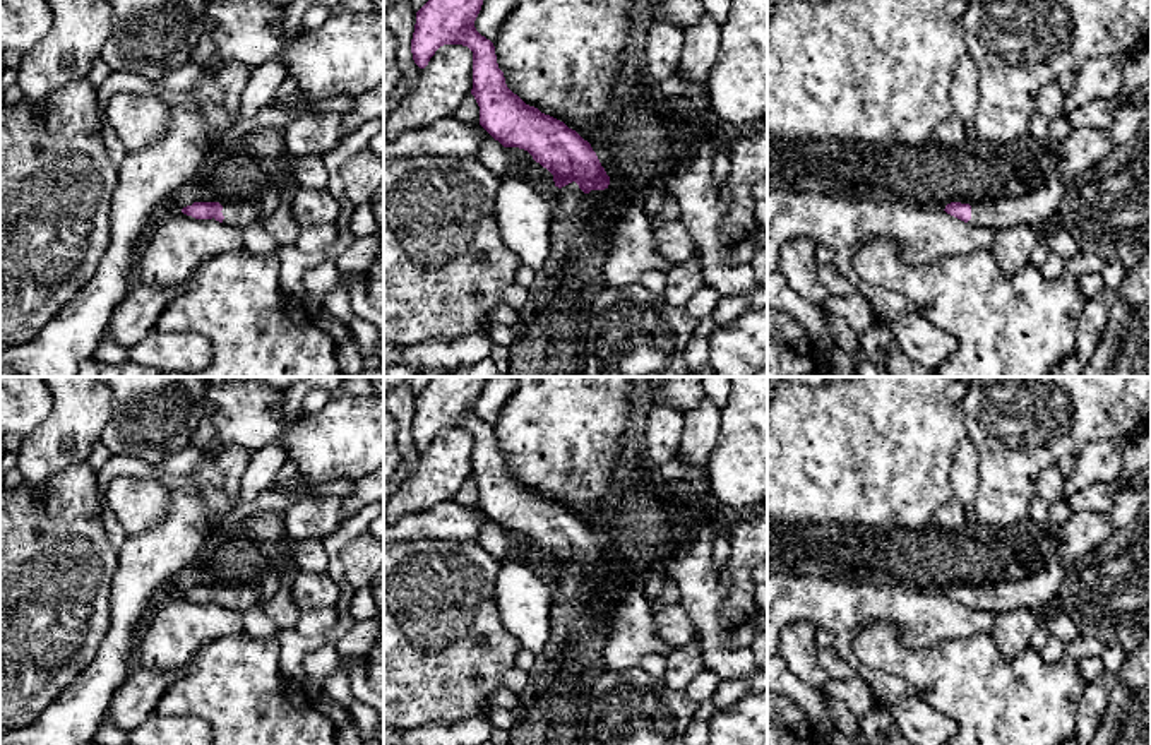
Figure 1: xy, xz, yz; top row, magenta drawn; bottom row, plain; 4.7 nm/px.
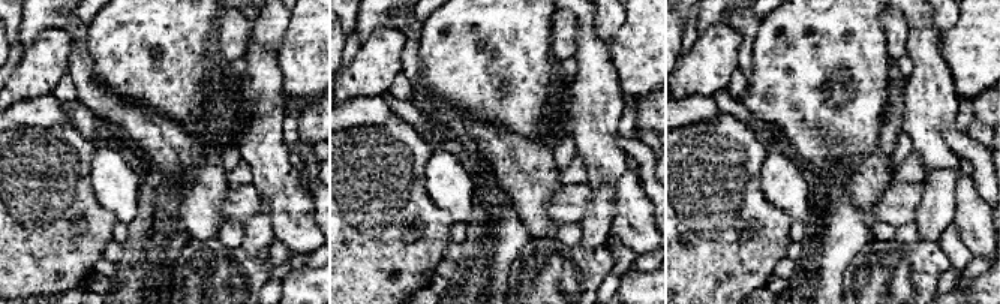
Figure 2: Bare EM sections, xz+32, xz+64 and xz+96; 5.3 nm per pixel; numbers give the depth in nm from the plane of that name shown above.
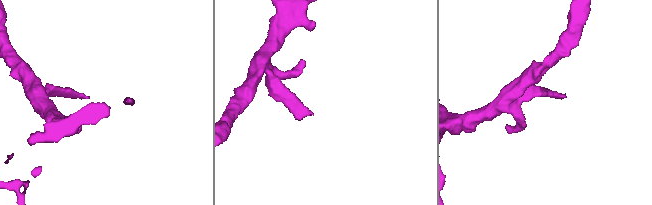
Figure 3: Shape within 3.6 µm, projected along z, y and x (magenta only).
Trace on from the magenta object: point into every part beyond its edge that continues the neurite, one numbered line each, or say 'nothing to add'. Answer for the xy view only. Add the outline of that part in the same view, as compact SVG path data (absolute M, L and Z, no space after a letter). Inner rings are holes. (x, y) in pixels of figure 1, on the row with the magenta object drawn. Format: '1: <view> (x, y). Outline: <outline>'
1: xy (242, 213). Outline: M242 199L233 202L219 202L223 206L223 223L245 228L260 219L260 199Z

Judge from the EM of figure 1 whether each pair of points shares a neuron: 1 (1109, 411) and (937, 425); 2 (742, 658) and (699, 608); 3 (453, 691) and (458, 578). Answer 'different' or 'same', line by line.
1: different
2: same
3: same

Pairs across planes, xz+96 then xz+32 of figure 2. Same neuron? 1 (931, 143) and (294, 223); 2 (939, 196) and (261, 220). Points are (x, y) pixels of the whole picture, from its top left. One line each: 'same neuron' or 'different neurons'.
1: same neuron
2: same neuron

